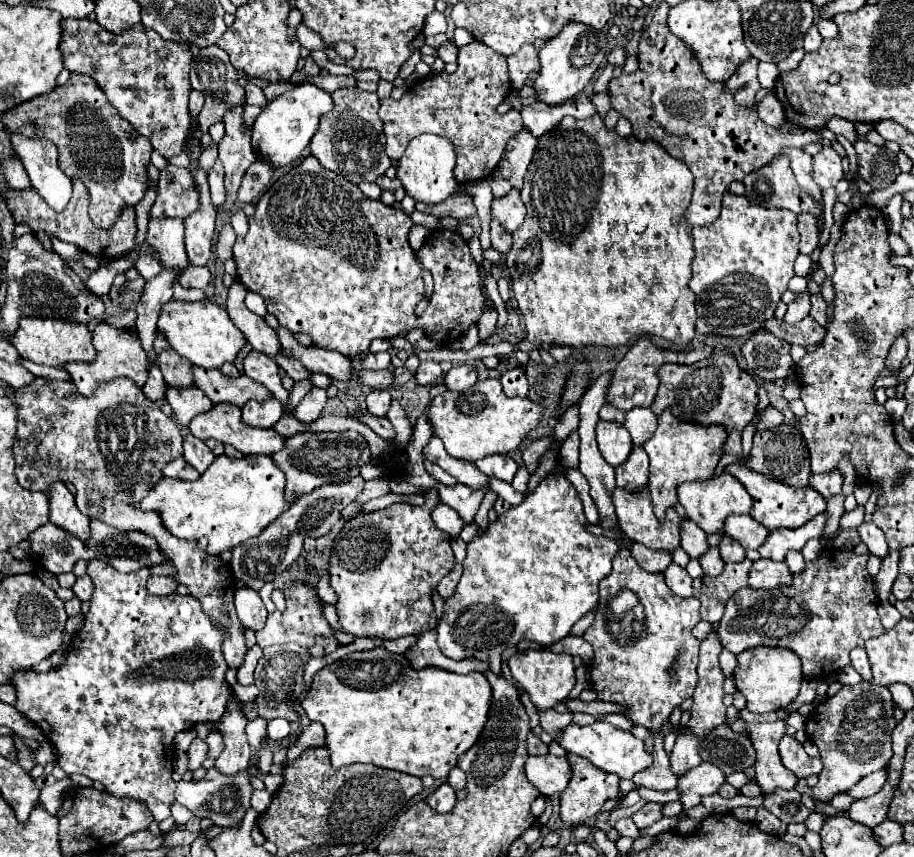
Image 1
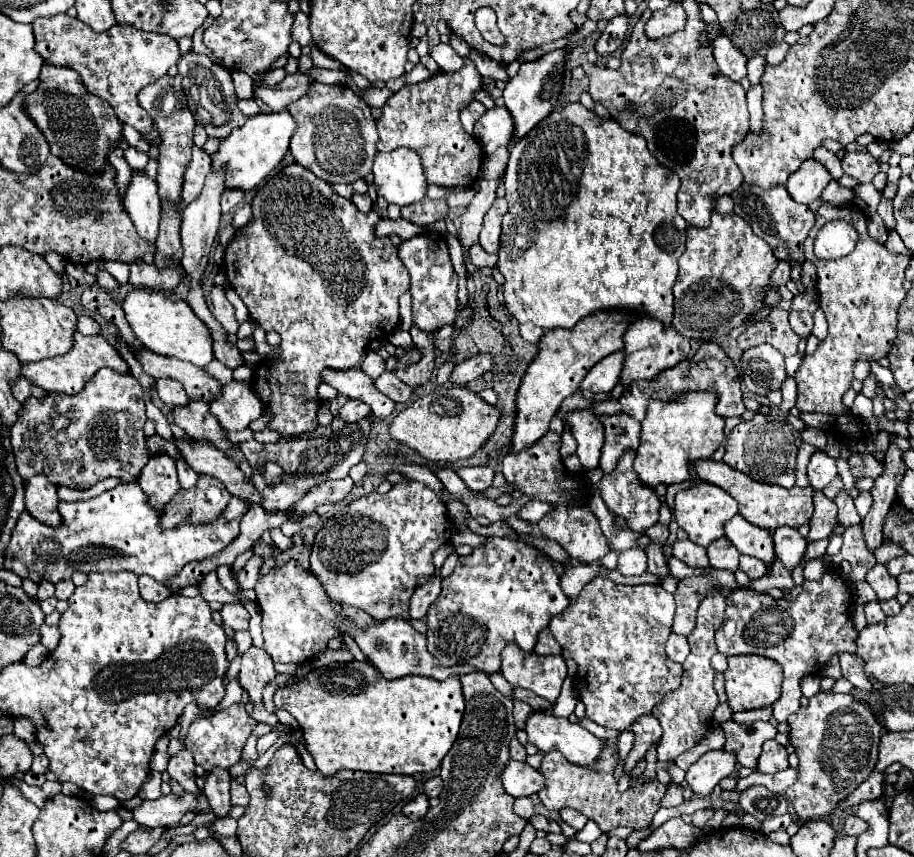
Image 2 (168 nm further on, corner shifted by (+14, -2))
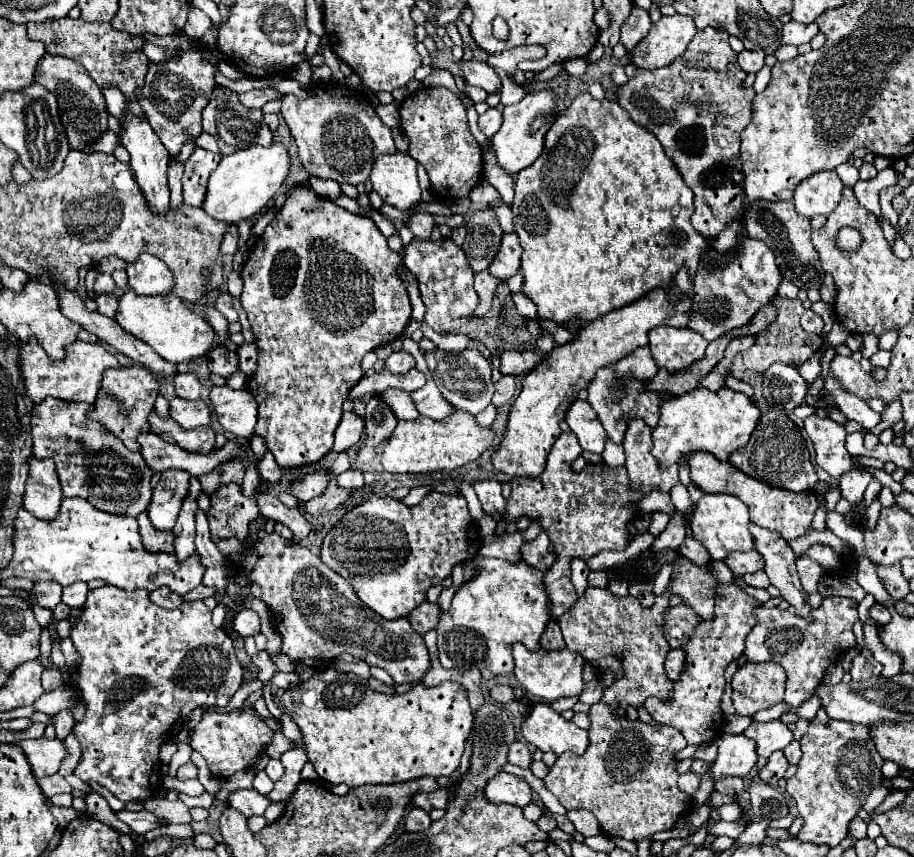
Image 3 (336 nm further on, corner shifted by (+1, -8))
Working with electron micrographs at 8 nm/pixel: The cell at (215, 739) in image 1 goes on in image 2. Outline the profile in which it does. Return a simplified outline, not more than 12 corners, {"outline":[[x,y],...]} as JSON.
{"outline":[[237,702],[189,726],[185,748],[207,772],[239,762],[255,720]]}

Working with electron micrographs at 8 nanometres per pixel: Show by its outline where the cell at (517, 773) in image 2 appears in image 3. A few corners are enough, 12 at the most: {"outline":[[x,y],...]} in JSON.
{"outline":[[498,772],[484,786],[488,802],[526,806],[526,780]]}

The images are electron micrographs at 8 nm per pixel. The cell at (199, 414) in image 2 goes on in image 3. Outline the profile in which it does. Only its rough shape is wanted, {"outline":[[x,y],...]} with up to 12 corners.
{"outline":[[174,398],[170,418],[182,428],[210,424],[210,408],[202,400]]}

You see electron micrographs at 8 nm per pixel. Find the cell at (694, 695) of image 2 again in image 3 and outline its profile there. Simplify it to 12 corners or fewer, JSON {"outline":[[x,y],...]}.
{"outline":[[720,584],[714,620],[682,648],[672,698],[646,698],[688,744],[722,734],[724,668],[756,624],[756,598]]}

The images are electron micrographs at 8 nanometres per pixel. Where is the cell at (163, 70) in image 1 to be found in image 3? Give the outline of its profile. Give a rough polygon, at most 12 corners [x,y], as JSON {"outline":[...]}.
{"outline":[[68,16],[28,22],[46,52],[80,62],[98,86],[134,90],[150,60],[142,36]]}

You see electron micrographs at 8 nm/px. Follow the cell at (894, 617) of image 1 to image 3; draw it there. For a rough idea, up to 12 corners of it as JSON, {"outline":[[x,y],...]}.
{"outline":[[878,602],[870,608],[874,622],[890,622],[890,612]]}

